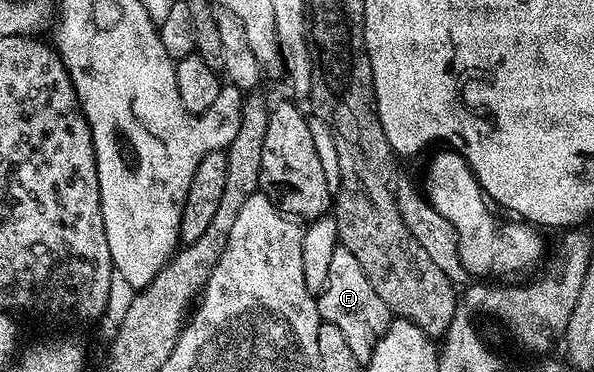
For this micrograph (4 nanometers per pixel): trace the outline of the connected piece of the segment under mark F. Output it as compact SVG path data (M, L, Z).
M342 246L336 247L330 257L330 270L326 273L324 287L316 296L316 309L320 312L323 323L338 326L338 330L348 336L350 346L358 354L371 353L372 345L394 319L386 302L382 302L382 298L374 294L374 286L370 286L366 274L362 274L358 258L354 258L354 254L350 254L350 250Z

